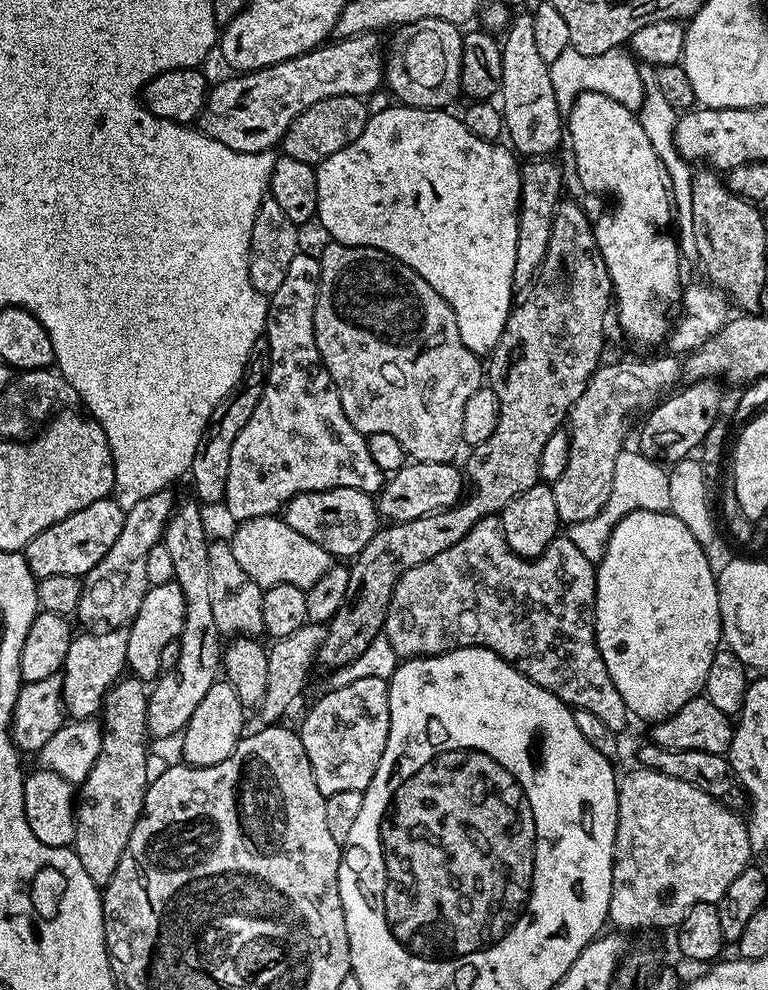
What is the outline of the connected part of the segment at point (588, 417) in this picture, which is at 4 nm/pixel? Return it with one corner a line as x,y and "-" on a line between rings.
665,355
656,356
653,360
601,363
572,407
566,421
568,465
562,478
551,485
554,506
558,506
558,514
565,525
586,522
586,518
594,518
594,514
606,506
606,498
610,498
610,490
614,486
614,462
625,447
624,427
628,419
635,412
651,409
665,393
677,387
676,379
679,381
682,376
681,357

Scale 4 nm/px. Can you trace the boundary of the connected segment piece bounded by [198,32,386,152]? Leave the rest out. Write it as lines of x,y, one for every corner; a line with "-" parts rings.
363,32
360,36
351,36
349,40
336,38
310,52
302,53
301,56
295,56
292,60
284,60
256,72
232,74
229,75
229,80
224,80
221,84
213,83
204,108
200,111
199,131
214,138
214,142
222,142
222,146
230,146
230,150
235,152
266,152
275,149
283,141
294,118
298,118
302,110
314,106
314,102
322,102
322,98
331,96
368,98
379,84
381,87
385,83
386,48
383,43
380,45
380,38
375,32

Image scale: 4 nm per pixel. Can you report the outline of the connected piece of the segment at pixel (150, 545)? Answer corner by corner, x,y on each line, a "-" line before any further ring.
168,490
155,492
150,498
142,498
142,502
130,506
124,513
118,542
106,550
98,566
82,577
82,594
75,615
80,616
84,626
118,628
127,625
138,614
138,606
142,606
142,598
150,587
146,578
146,554
163,541
164,527
172,517
174,499
170,493

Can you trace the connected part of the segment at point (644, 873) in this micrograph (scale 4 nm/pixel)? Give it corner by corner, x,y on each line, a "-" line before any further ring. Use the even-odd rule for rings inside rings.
639,766
633,767
633,772
628,772
619,777
616,785
616,797
618,798
618,822
616,823
616,841
614,842
614,854
612,855
612,885
610,886
610,906
608,907
608,919
611,927
621,928
616,929
621,933
628,932
631,928
640,928
636,930
660,930
656,928
669,928
669,930
675,929
682,922
682,918
686,918
686,914
695,904
716,904
722,898
722,894
726,894
726,886
730,886
730,882
734,882
734,878
738,878
738,874
742,874
742,870
749,867
752,860
752,851
750,850
750,838
748,837
748,826
743,819
740,820
733,809
726,807
726,805
720,803
719,800
710,798
710,794
706,794
702,790
698,790
698,786
694,786
690,782
682,782
682,778
670,778
670,774
658,774
654,770
649,768
641,768

